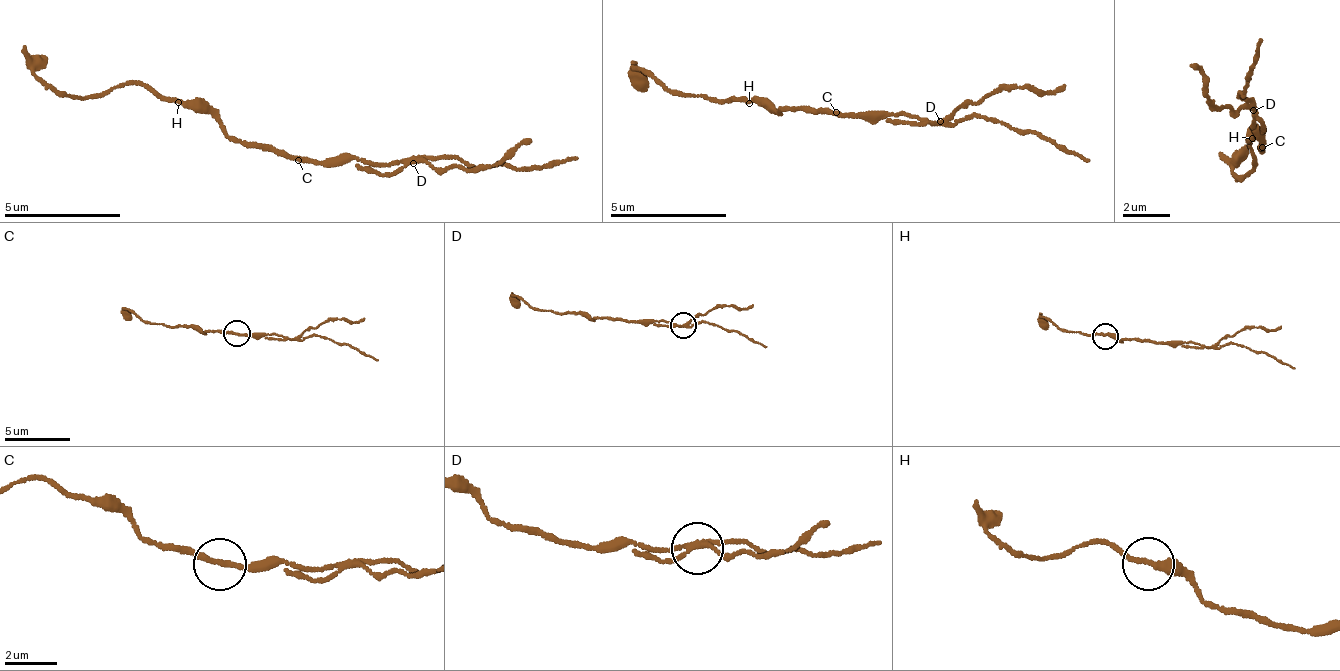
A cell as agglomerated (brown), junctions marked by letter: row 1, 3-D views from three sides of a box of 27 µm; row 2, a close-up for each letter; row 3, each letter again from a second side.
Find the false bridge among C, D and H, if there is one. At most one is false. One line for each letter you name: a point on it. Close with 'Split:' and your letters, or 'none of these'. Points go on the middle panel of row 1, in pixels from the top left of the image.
D: place (940, 121)
Split: D

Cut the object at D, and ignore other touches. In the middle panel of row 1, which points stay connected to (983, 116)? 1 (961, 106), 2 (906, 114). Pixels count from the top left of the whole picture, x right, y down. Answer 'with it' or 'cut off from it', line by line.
1: cut off from it
2: with it

